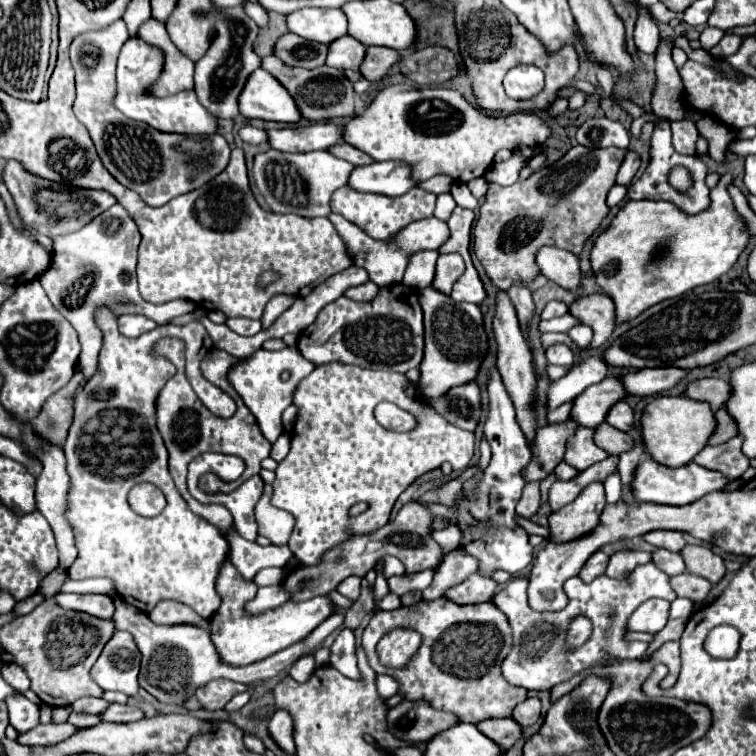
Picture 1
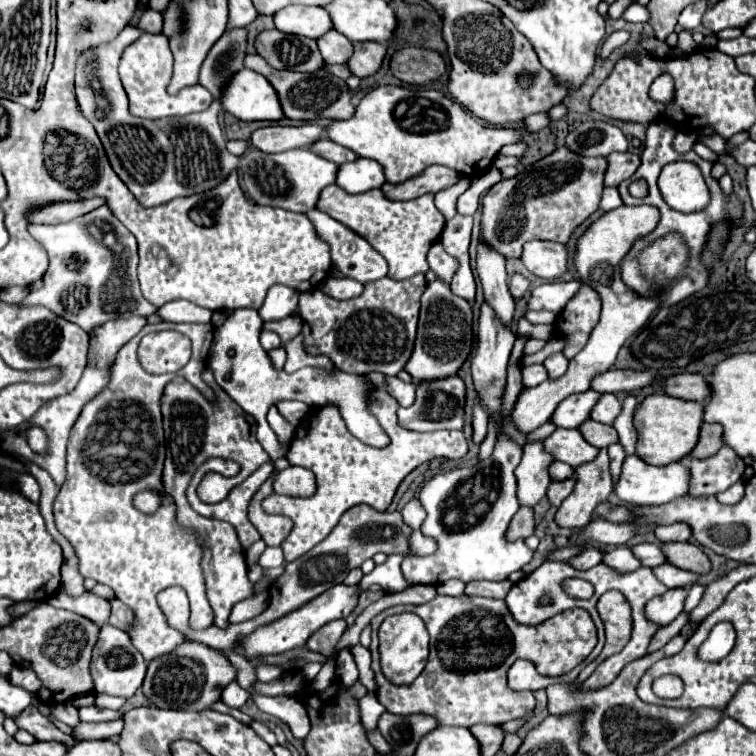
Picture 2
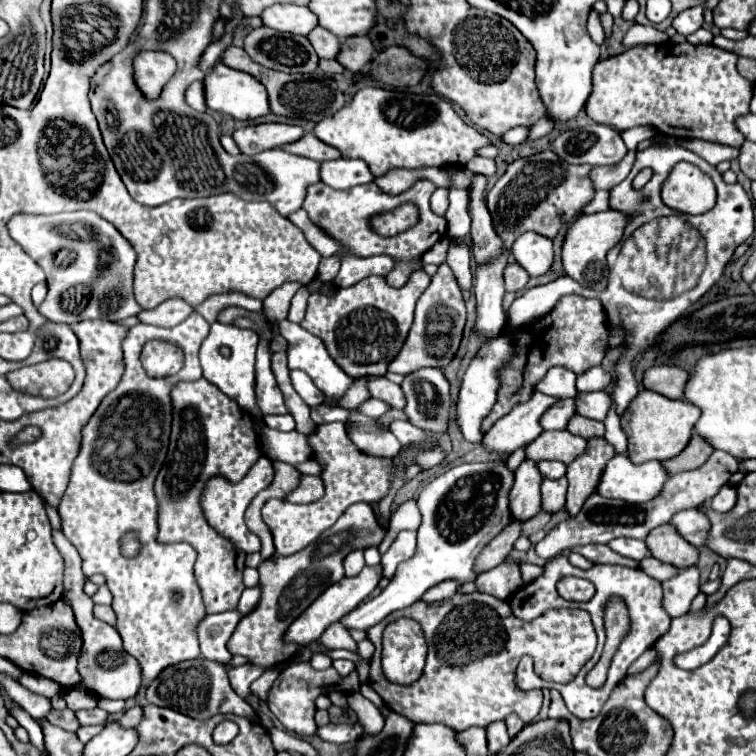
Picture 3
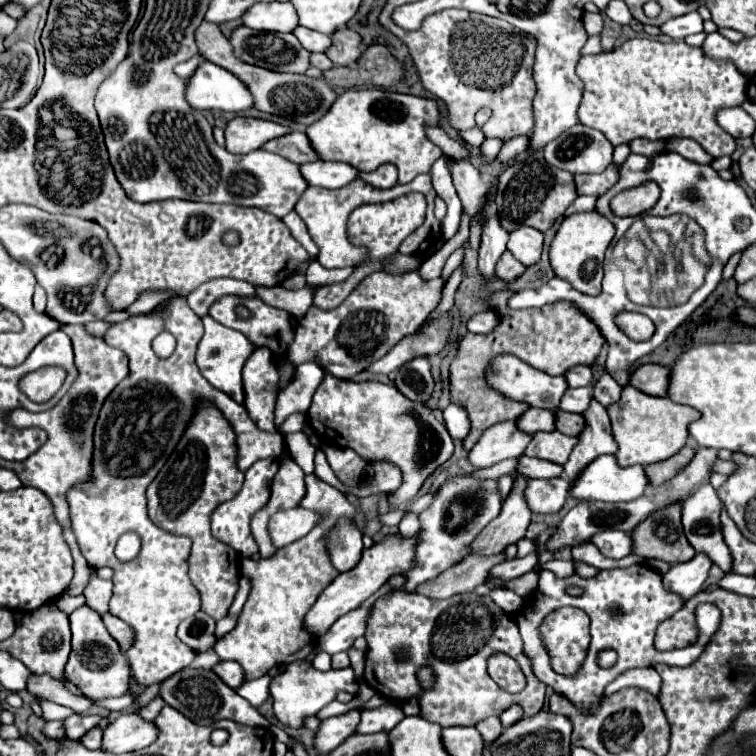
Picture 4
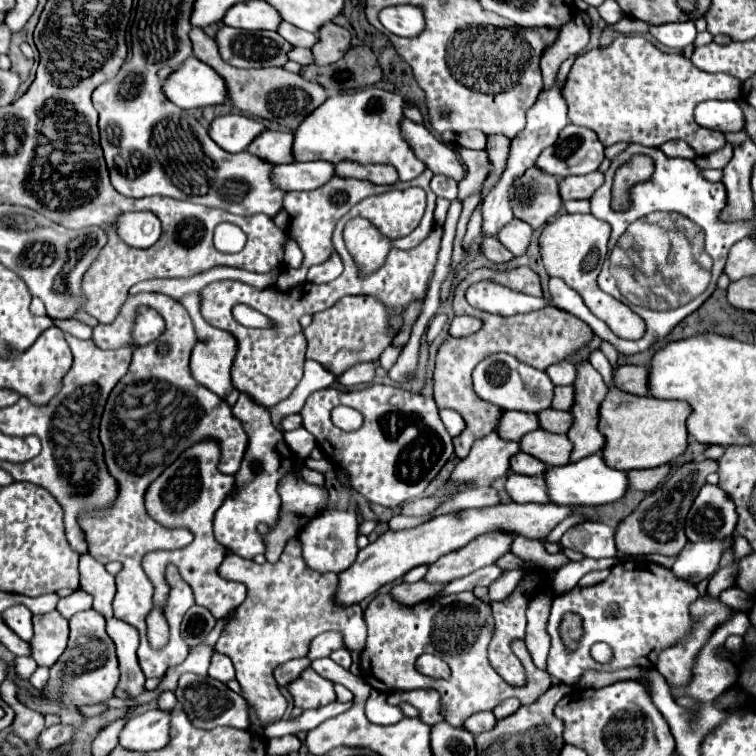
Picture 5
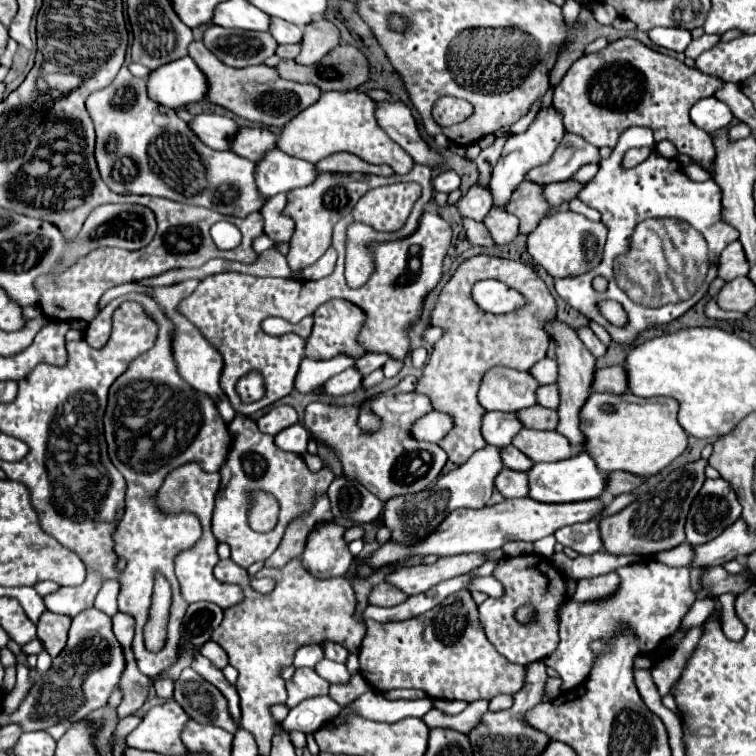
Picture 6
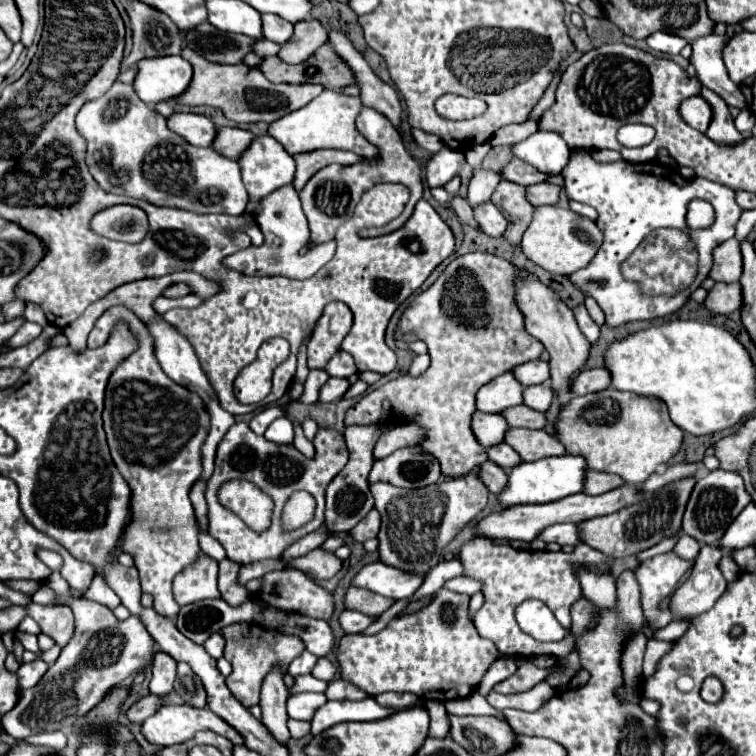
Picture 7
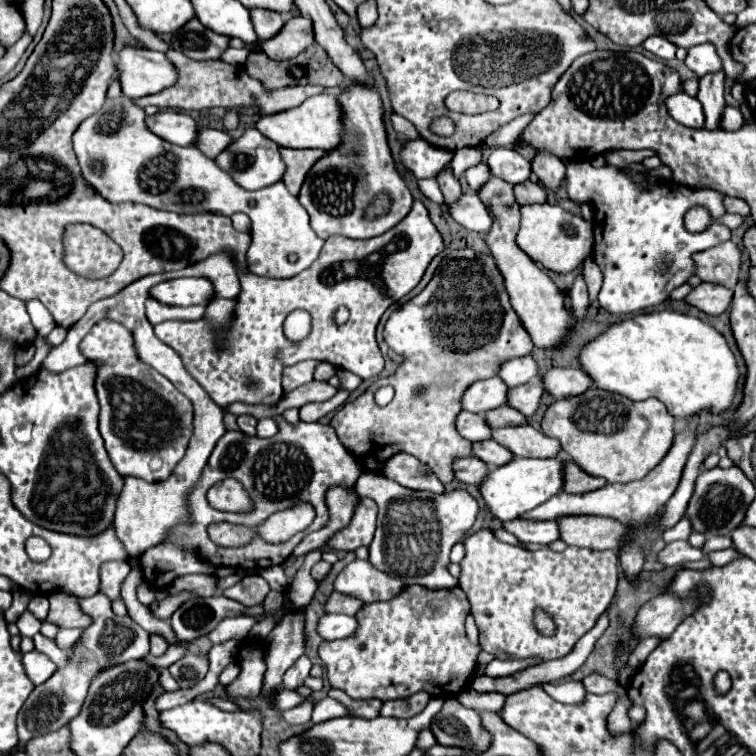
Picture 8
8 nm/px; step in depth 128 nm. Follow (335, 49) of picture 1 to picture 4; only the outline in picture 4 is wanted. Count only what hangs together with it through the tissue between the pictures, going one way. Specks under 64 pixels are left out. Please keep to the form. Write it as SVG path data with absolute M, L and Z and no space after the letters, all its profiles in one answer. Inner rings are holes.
M298 26L294 30L294 34L300 40L300 44L310 52L326 52L330 48L330 44L332 44L330 36L324 36L320 32L312 32L310 28L304 28L304 26Z

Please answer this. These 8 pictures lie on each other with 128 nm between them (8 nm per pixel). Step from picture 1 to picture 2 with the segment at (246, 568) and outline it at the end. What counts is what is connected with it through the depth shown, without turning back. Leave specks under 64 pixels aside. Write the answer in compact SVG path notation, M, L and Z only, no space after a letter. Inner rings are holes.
M266 548L260 558L258 558L258 564L262 568L276 568L276 566L282 566L284 564L284 552L282 548Z

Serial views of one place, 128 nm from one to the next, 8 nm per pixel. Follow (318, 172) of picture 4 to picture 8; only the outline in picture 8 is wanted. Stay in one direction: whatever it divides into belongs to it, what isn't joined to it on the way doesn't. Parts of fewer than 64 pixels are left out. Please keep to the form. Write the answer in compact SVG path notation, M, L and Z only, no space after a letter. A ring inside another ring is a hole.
M256 128L246 130L238 140L234 140L218 158L216 158L218 166L222 166L224 170L228 170L232 174L232 178L244 188L244 190L260 190L266 188L270 184L276 184L282 180L284 172L286 172L286 164L280 156L280 146L276 146L270 138L262 136Z

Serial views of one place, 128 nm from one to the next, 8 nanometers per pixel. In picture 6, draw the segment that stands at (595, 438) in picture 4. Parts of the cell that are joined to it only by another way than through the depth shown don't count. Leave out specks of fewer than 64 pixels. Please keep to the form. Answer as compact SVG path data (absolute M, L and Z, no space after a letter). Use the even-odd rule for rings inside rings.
M554 322L548 324L548 334L552 334L556 338L556 354L558 354L558 366L560 366L560 376L558 376L558 386L560 386L560 406L558 406L558 414L560 414L560 424L558 424L558 432L564 434L570 444L574 446L576 454L584 452L584 434L580 430L580 408L586 404L588 396L592 394L592 382L594 382L594 372L596 372L596 358L592 358L592 354L588 352L588 348L584 348L582 340L578 340L578 334L562 324L562 322Z

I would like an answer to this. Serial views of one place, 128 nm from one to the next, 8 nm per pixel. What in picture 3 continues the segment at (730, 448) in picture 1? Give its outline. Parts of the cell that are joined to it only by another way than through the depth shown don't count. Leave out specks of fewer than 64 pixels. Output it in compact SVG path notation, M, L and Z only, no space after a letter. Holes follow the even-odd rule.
M714 450L714 454L708 458L706 464L702 464L696 470L686 470L686 472L674 474L666 482L662 494L644 504L628 504L624 500L612 500L612 498L604 498L600 494L592 494L586 500L586 504L578 516L560 522L552 532L546 534L546 538L542 542L536 544L536 554L542 556L544 560L550 560L558 552L574 548L574 546L582 546L582 544L608 544L614 538L644 540L650 534L650 530L658 528L660 524L670 522L670 518L676 512L696 508L696 506L712 500L718 494L718 490L728 484L732 474L738 472L738 464L740 462L734 456L728 456L728 452Z

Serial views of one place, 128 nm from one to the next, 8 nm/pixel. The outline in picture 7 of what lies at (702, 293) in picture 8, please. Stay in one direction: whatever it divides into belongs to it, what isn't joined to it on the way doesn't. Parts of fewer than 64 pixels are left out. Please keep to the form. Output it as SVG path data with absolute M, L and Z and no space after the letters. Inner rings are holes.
M740 282L716 284L706 298L706 308L716 314L730 314L742 308L742 288Z

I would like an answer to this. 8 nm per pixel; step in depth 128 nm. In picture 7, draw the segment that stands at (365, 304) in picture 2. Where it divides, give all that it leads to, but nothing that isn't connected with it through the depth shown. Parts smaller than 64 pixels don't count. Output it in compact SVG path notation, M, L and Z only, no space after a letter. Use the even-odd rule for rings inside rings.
M330 302L324 306L308 342L308 366L312 370L322 368L340 350L340 340L344 340L350 328L352 310L344 302Z

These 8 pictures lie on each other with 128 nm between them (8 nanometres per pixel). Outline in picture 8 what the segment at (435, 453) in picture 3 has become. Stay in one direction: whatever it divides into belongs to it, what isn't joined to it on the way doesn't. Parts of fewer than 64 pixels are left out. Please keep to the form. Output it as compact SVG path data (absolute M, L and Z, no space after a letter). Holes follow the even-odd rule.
M406 452L392 456L392 460L388 460L388 464L384 464L380 472L382 476L398 482L400 486L412 488L412 490L444 492L444 486L436 478L436 474L426 464L422 464L412 454L406 454Z

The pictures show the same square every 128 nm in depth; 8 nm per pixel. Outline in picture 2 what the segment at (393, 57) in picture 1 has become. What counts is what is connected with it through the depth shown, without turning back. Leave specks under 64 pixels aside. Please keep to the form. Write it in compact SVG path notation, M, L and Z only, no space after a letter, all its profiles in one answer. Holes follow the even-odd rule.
M356 42L354 54L348 60L348 68L358 78L374 76L386 56L386 46L380 42Z

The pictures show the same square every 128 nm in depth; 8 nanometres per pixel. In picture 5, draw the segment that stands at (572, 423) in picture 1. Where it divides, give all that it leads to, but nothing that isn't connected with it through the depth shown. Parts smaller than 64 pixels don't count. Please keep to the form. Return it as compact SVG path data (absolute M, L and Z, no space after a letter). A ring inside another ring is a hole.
M488 532L488 536L478 536L466 548L448 552L438 562L428 566L428 574L424 580L452 582L474 572L476 568L494 564L500 556L504 556L510 550L514 538L516 536L508 536L506 532Z

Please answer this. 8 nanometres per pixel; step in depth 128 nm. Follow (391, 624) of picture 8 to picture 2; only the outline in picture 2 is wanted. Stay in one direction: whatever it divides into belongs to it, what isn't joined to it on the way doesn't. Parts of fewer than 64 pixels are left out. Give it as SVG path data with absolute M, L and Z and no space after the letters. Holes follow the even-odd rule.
M436 596L420 606L392 606L372 618L372 670L378 682L378 700L392 714L432 714L442 726L504 724L534 710L532 692L514 692L506 686L506 670L518 658L532 658L540 674L560 676L580 664L596 646L596 626L584 608L572 608L540 626L518 624L504 600L470 596ZM414 612L430 632L430 658L424 672L408 686L394 686L380 668L378 630L386 616Z

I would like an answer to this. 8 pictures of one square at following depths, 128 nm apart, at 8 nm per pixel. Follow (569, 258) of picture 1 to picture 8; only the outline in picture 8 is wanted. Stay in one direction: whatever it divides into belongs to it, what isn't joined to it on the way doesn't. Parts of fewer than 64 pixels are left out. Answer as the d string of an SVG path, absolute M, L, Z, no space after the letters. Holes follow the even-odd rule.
M464 194L456 204L446 204L446 206L448 206L452 218L468 230L484 234L492 226L492 214L478 200L476 194Z

